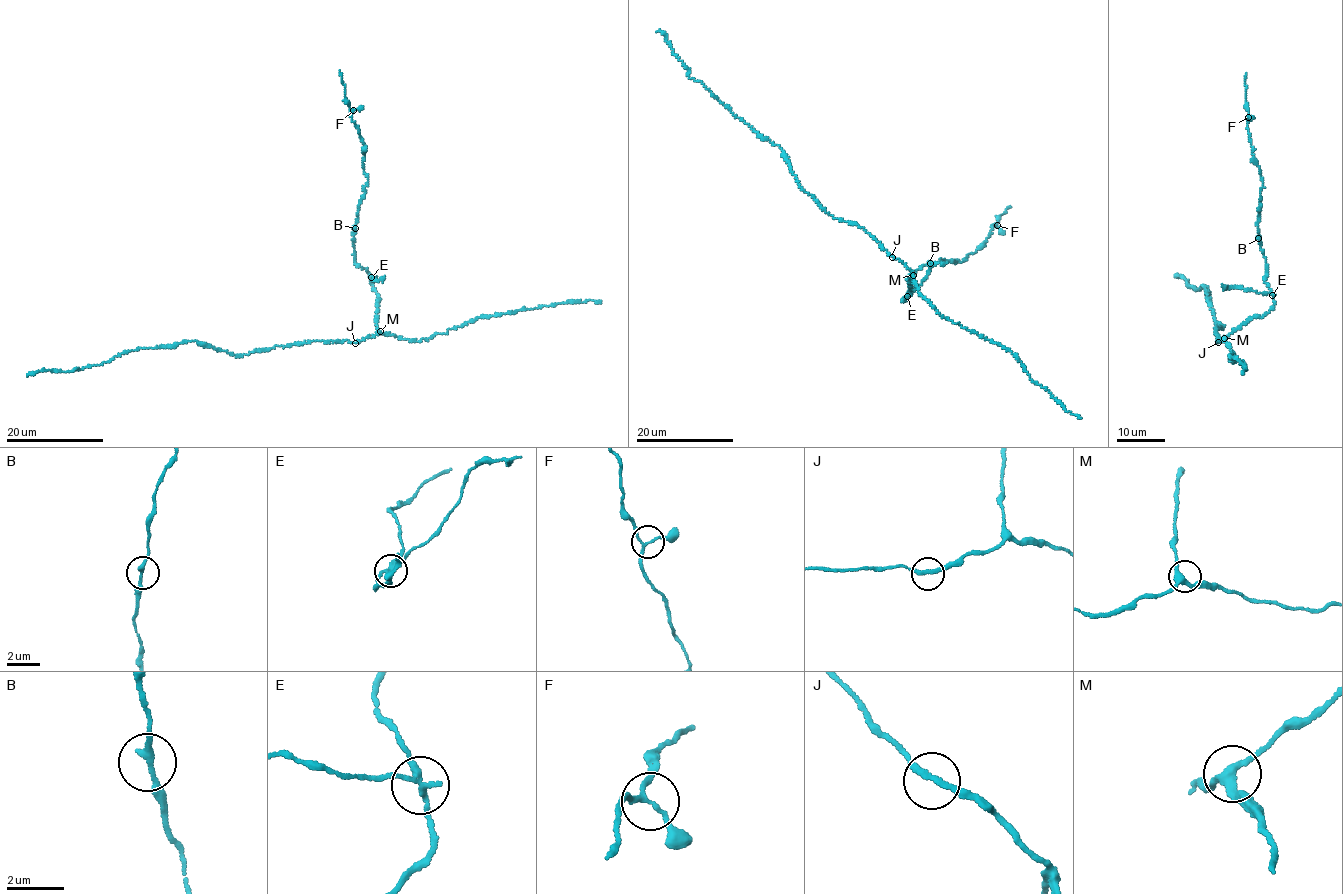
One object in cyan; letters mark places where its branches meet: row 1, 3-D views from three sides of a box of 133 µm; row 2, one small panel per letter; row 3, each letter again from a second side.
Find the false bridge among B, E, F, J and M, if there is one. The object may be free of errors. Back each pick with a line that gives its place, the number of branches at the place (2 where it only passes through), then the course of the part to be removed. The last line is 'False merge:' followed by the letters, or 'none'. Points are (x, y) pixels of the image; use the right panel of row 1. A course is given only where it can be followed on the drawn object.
E: at (1272, 295); 3 branches meet; foreign part runs (1272, 295), (1221, 284)
False merge: E

